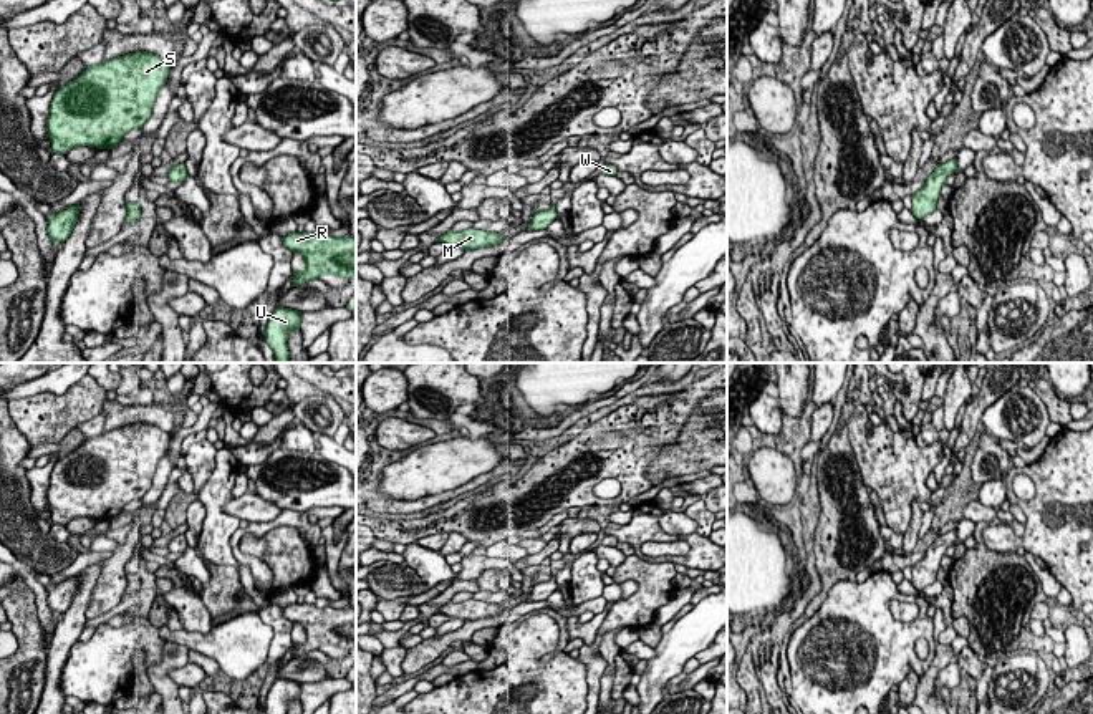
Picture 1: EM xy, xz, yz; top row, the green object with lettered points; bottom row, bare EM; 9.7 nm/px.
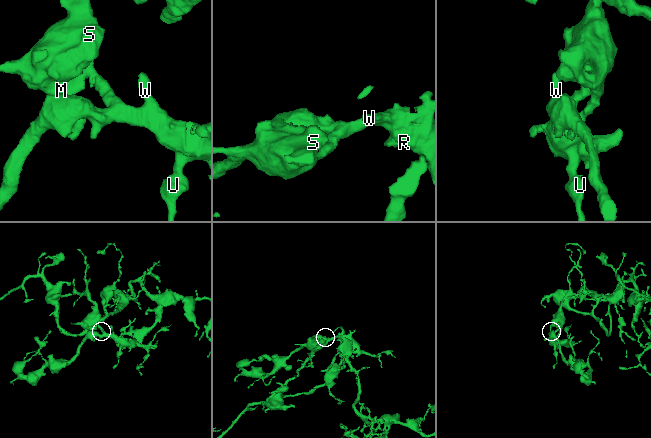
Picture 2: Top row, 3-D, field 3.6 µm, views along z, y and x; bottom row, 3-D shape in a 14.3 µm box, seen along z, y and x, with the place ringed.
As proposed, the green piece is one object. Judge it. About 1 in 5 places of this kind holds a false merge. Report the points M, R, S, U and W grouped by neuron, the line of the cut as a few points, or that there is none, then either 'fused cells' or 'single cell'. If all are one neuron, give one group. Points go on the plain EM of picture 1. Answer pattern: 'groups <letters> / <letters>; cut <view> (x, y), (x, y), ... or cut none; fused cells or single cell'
groups M R S U W; cut none; single cell

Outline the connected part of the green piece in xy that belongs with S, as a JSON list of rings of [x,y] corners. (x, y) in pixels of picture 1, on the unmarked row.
[[[147,422],[86,437],[53,466],[46,490],[51,523],[118,517],[126,504],[149,490],[169,442],[169,432]]]

